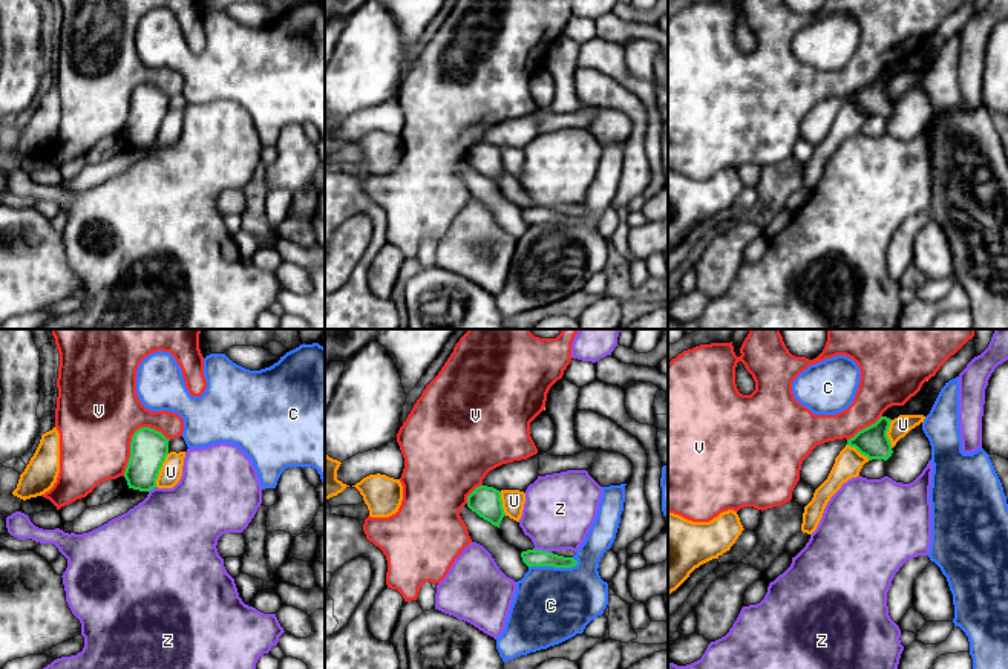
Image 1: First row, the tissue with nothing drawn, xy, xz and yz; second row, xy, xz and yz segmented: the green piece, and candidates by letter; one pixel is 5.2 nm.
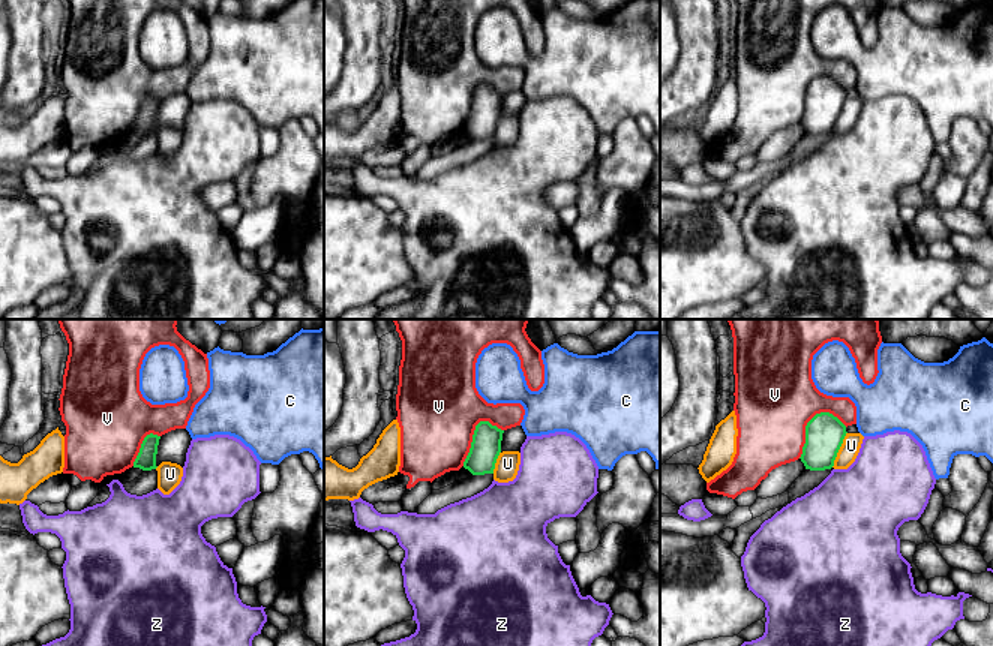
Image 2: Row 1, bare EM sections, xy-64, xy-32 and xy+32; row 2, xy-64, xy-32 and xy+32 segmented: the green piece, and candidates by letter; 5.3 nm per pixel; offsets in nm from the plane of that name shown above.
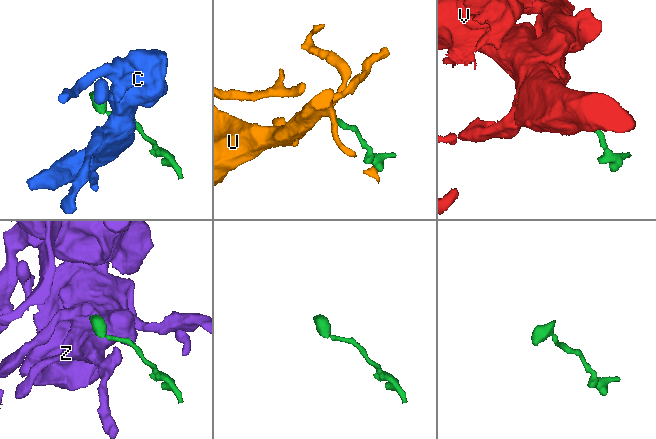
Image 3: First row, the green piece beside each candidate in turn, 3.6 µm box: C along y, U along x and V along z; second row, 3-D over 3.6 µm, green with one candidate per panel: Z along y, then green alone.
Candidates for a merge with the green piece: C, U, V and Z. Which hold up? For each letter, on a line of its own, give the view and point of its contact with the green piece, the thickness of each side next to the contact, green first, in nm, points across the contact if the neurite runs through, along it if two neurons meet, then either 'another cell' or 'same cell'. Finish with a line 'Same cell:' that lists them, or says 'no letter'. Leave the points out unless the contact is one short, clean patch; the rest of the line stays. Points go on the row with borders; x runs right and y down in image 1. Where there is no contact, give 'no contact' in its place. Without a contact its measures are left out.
C: xz (553, 565) | 100/400 nm | another cell
U: xy (160, 469) | 200/120 nm | another cell
V: xy (132, 437) | 200/440 nm | another cell
Z: xz (541, 550) | 100/380 nm | along xz (533, 548), (550, 553) | another cell
Same cell: no letter

